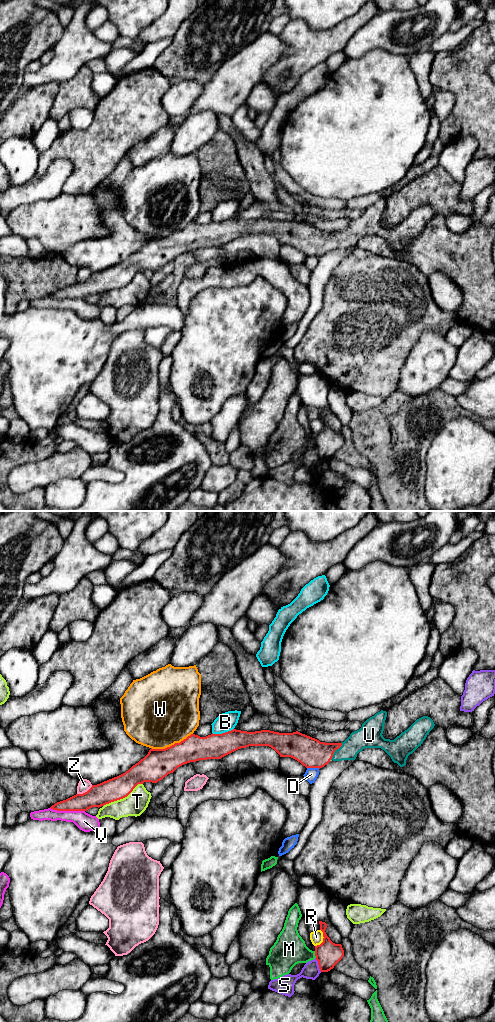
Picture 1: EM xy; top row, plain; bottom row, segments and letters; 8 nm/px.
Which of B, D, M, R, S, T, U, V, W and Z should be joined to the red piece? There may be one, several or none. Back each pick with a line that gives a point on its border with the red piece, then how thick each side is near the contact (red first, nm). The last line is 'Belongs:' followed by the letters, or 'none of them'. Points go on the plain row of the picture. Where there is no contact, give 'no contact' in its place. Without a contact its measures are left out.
U: contact xy (334, 239); calibres 240 and 160 nm
Belongs: U

